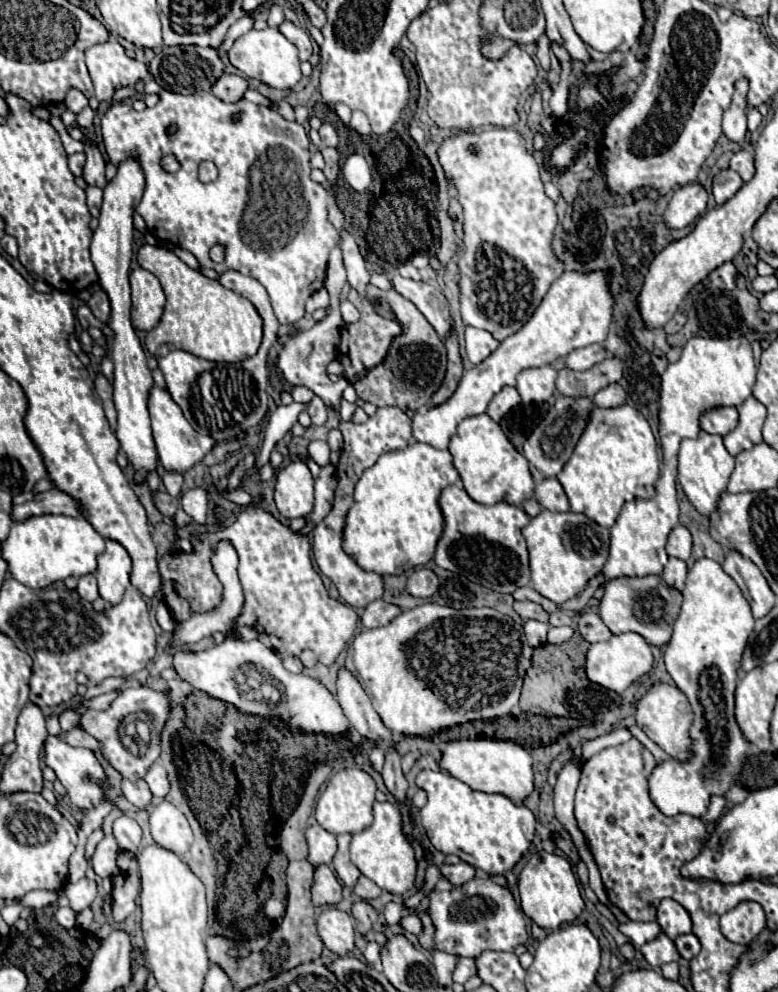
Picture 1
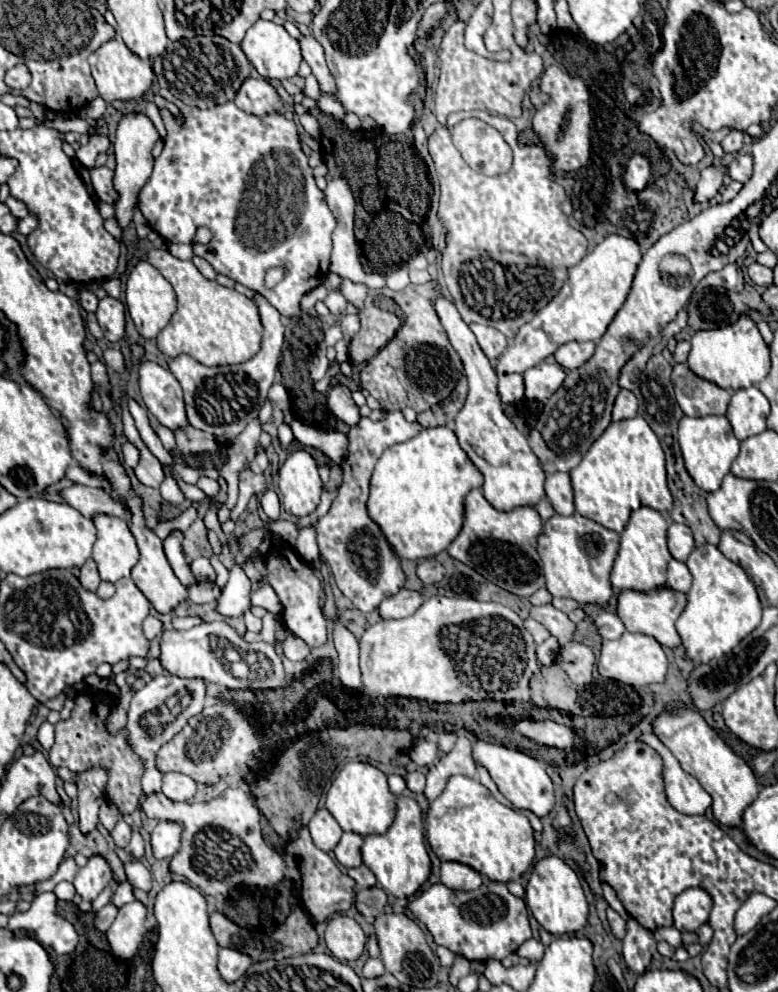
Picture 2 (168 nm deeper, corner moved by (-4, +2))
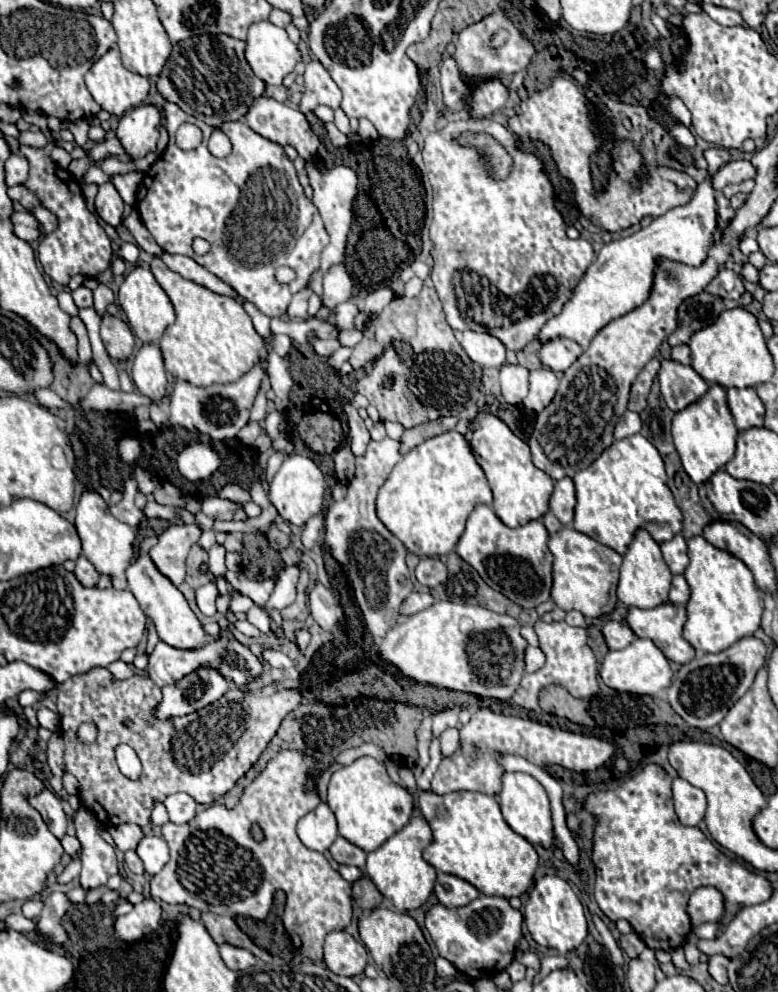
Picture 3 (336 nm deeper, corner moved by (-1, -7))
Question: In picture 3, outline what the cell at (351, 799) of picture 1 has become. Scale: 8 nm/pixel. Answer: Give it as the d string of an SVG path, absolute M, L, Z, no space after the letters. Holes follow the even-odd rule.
M358 758L356 762L336 770L328 782L328 804L338 820L338 834L356 842L364 852L382 846L392 834L402 830L414 814L414 796L396 784L376 758Z

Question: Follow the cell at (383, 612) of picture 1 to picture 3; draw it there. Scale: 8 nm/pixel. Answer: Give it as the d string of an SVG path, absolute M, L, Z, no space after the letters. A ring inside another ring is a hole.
M412 592L412 594L404 600L404 604L402 604L400 612L402 612L402 614L416 614L416 612L420 612L420 610L426 610L426 608L428 608L428 606L432 606L432 604L434 604L432 594Z

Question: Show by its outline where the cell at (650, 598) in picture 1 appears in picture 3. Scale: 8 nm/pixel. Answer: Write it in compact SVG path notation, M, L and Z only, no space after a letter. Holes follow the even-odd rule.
M666 602L666 604L660 604L656 608L650 608L650 610L630 608L628 610L628 616L626 616L626 622L628 622L628 626L632 628L632 632L636 636L650 638L664 652L664 656L668 660L672 660L672 662L686 664L686 662L690 662L696 656L694 646L682 636L682 628L684 628L684 622L686 622L686 608L682 604L676 606L672 602Z

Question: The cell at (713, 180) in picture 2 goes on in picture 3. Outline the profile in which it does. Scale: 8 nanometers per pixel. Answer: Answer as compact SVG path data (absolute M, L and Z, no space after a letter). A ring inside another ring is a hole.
M732 160L718 170L718 174L712 178L712 184L716 190L722 190L726 184L740 184L754 176L756 168L752 166L750 160Z

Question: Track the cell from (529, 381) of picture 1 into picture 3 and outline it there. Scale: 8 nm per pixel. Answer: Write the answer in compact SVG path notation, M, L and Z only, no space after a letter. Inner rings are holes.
M548 368L532 370L530 372L530 392L524 398L524 406L534 412L540 412L552 402L556 390L558 390L558 378L552 370Z

